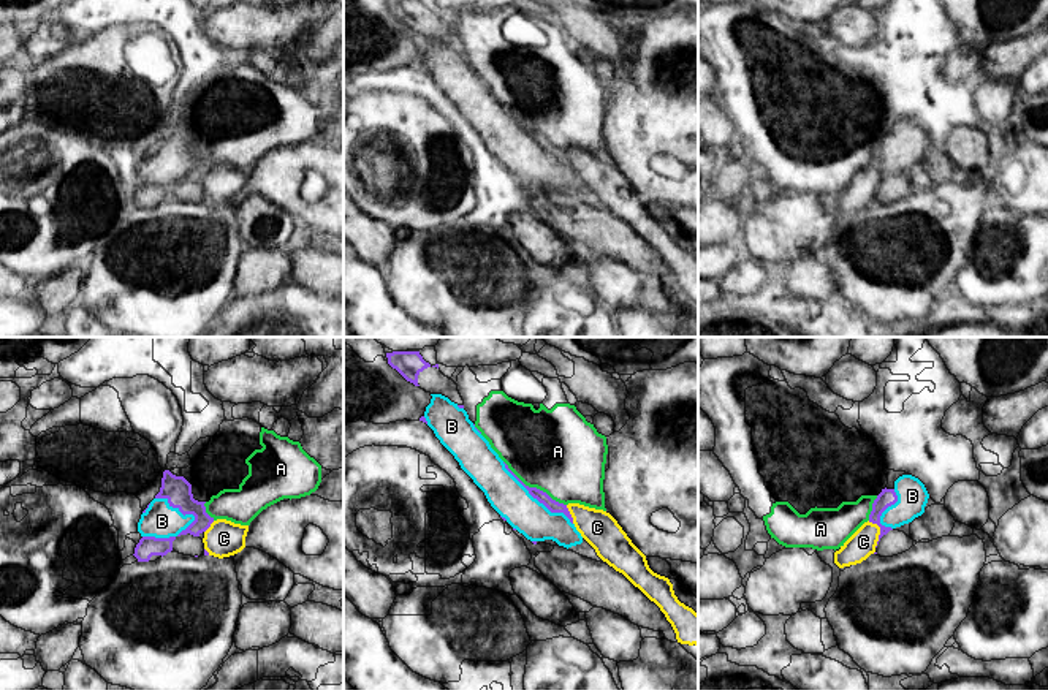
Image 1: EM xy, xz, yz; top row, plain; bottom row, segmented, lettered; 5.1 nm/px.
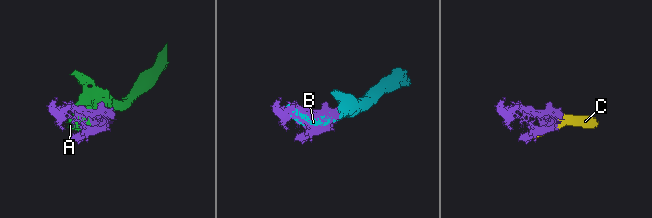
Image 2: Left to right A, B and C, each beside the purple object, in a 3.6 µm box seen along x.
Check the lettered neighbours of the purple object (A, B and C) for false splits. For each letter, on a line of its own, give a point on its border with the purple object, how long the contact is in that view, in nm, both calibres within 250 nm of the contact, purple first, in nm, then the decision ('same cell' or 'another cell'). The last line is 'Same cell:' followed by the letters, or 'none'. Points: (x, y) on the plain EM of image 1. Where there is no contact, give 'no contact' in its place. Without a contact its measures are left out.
A: contact xz (534, 133); length 400 nm; calibres 60 and 420 nm; another cell
B: contact xy (170, 182); length 300 nm; calibres 140 and 180 nm; another cell
C: contact yz (880, 178); length 140 nm; calibres 90 and 140 nm; another cell
Same cell: none

